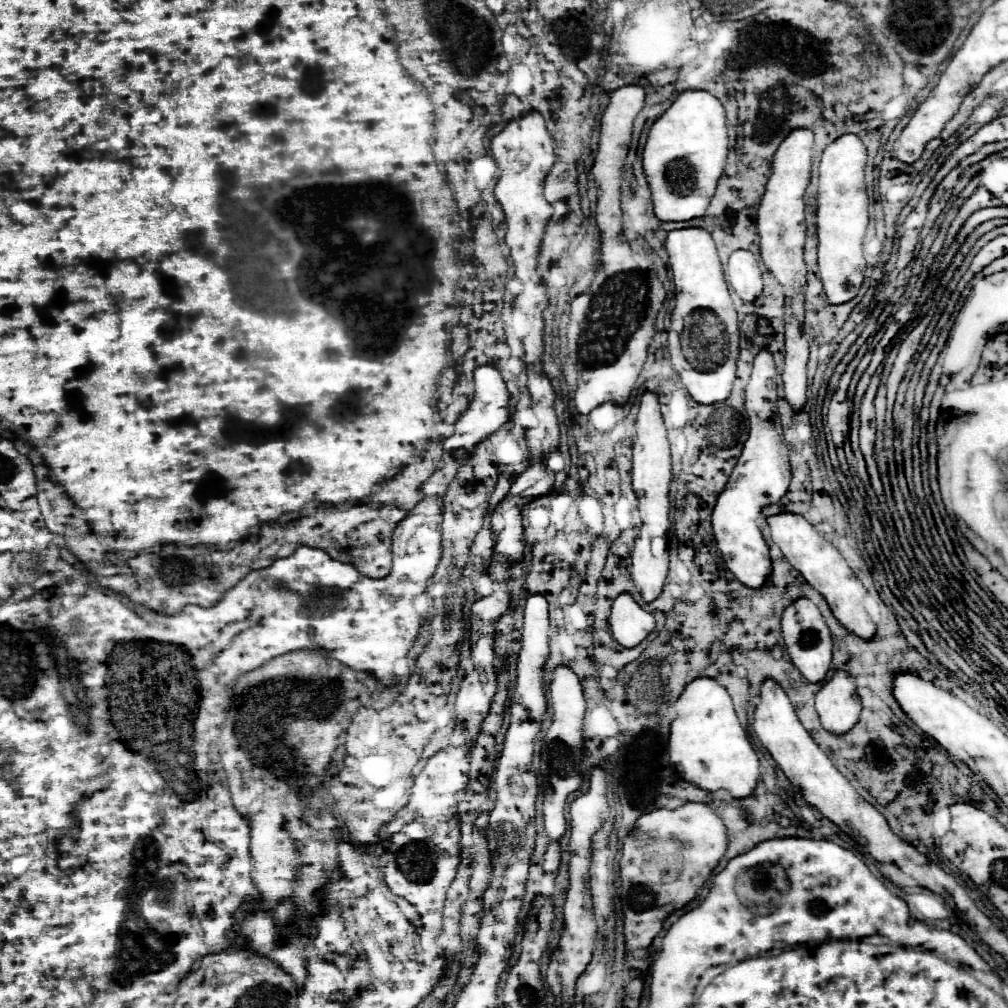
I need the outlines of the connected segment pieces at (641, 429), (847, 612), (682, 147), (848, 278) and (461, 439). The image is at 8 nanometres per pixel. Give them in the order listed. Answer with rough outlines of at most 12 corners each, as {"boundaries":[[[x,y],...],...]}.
{"boundaries":[[[658,396],[640,402],[630,576],[644,602],[668,574],[670,444]],[[768,518],[786,560],[820,592],[836,620],[862,640],[876,622],[864,584],[812,524]],[[686,90],[642,152],[660,222],[704,216],[728,156],[718,98]],[[854,134],[822,154],[818,266],[830,304],[864,280],[866,146]],[[492,364],[474,370],[476,392],[444,450],[464,460],[508,418],[508,390]]]}

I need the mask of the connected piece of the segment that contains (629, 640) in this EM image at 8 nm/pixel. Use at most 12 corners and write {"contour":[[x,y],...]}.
{"contour":[[630,594],[612,604],[610,632],[634,648],[654,630],[654,616]]}

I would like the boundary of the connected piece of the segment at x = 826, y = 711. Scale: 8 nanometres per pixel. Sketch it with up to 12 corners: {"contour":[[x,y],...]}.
{"contour":[[836,672],[816,694],[824,730],[850,732],[860,718],[854,678]]}

